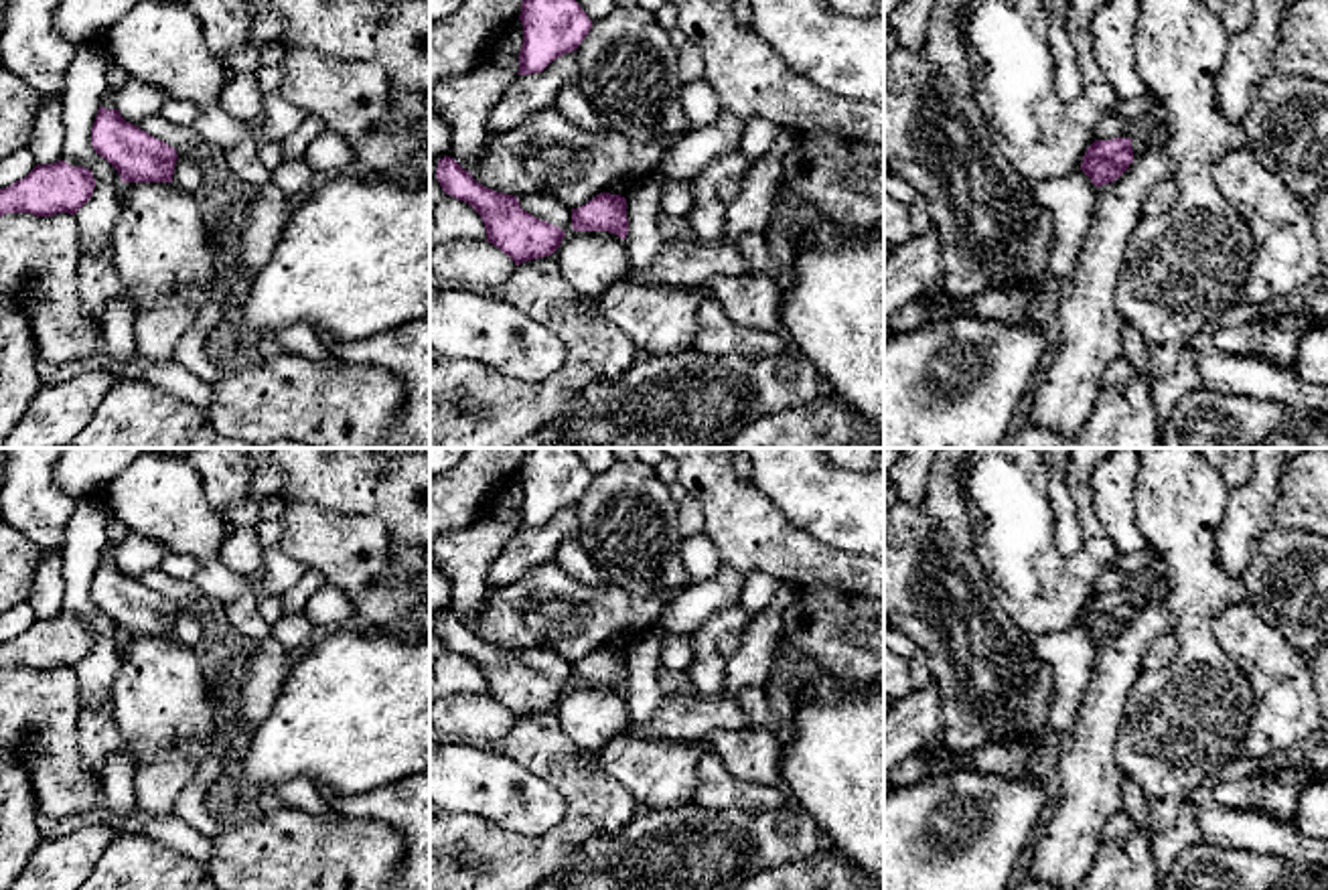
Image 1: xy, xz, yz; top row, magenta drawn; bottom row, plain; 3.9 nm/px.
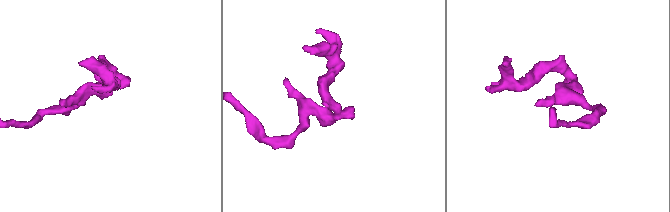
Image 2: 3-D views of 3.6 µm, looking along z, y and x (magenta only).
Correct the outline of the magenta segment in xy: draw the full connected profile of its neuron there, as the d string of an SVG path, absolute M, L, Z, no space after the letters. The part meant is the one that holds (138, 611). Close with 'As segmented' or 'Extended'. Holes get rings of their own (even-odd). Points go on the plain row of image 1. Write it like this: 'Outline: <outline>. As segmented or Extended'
Outline: M99 560L91 600L118 624L122 637L172 637L176 604L126 576L120 564Z. As segmented

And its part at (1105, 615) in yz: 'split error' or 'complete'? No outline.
split error

